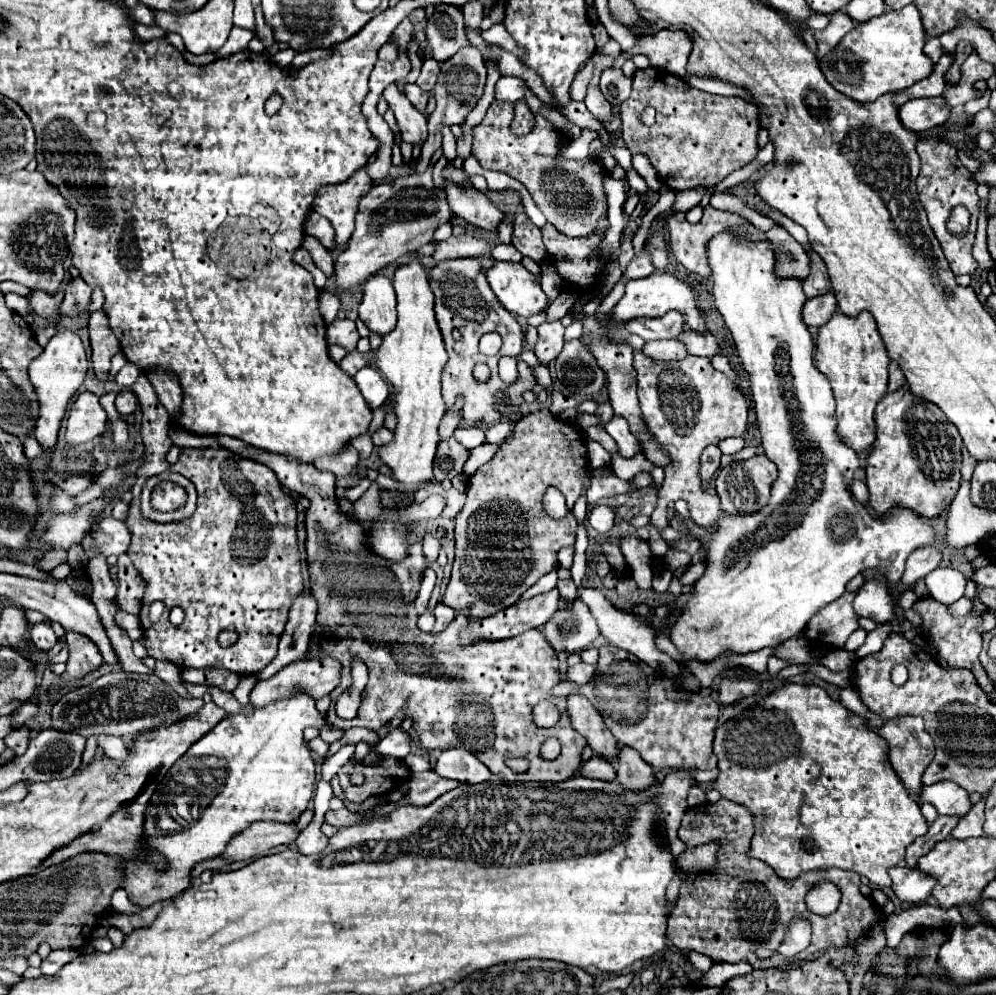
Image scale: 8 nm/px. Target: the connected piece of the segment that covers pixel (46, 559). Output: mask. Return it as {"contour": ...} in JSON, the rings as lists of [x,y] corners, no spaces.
{"contour":[[[64,549],[49,550],[38,563],[39,569],[50,572],[56,566],[66,563],[68,559],[67,551]]]}

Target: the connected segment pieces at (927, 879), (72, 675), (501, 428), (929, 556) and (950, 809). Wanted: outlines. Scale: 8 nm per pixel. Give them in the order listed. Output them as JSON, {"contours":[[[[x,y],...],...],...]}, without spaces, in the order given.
{"contours":[[[[891,867],[889,877],[893,881],[891,889],[901,901],[925,901],[931,895],[931,889],[937,885],[935,877],[927,873],[923,875],[923,871],[911,867]]],[[[67,631],[65,639],[69,645],[69,661],[67,661],[65,673],[61,675],[61,681],[71,683],[71,681],[83,677],[85,673],[97,669],[103,659],[101,659],[97,645],[91,639],[87,639],[85,635],[75,633],[75,631]]],[[[501,419],[499,423],[487,427],[485,441],[487,443],[499,443],[499,441],[503,441],[509,435],[509,431],[511,431],[511,421],[509,419]]],[[[923,547],[919,551],[913,551],[905,561],[905,573],[901,577],[901,583],[905,587],[913,585],[917,579],[923,579],[929,571],[933,571],[941,561],[941,555],[937,547]]],[[[939,781],[935,785],[923,785],[919,793],[921,803],[931,803],[941,815],[959,815],[963,817],[971,803],[967,799],[967,791],[963,791],[957,783]]]]}

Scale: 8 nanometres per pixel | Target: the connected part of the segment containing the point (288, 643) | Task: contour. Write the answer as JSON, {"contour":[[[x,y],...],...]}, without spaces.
{"contour":[[[301,595],[291,605],[289,621],[287,621],[287,627],[285,627],[281,641],[279,641],[279,653],[271,661],[269,667],[265,667],[263,671],[257,673],[259,681],[273,677],[289,663],[305,657],[307,647],[309,647],[309,639],[311,639],[311,633],[315,627],[315,615],[317,615],[317,603],[309,595]]]}

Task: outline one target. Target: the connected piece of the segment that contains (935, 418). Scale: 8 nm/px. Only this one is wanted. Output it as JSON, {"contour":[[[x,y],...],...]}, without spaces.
{"contour":[[[907,387],[885,393],[875,409],[877,439],[867,455],[869,503],[877,515],[901,505],[923,517],[935,517],[949,507],[961,481],[961,439],[955,425],[929,401],[915,397]]]}

